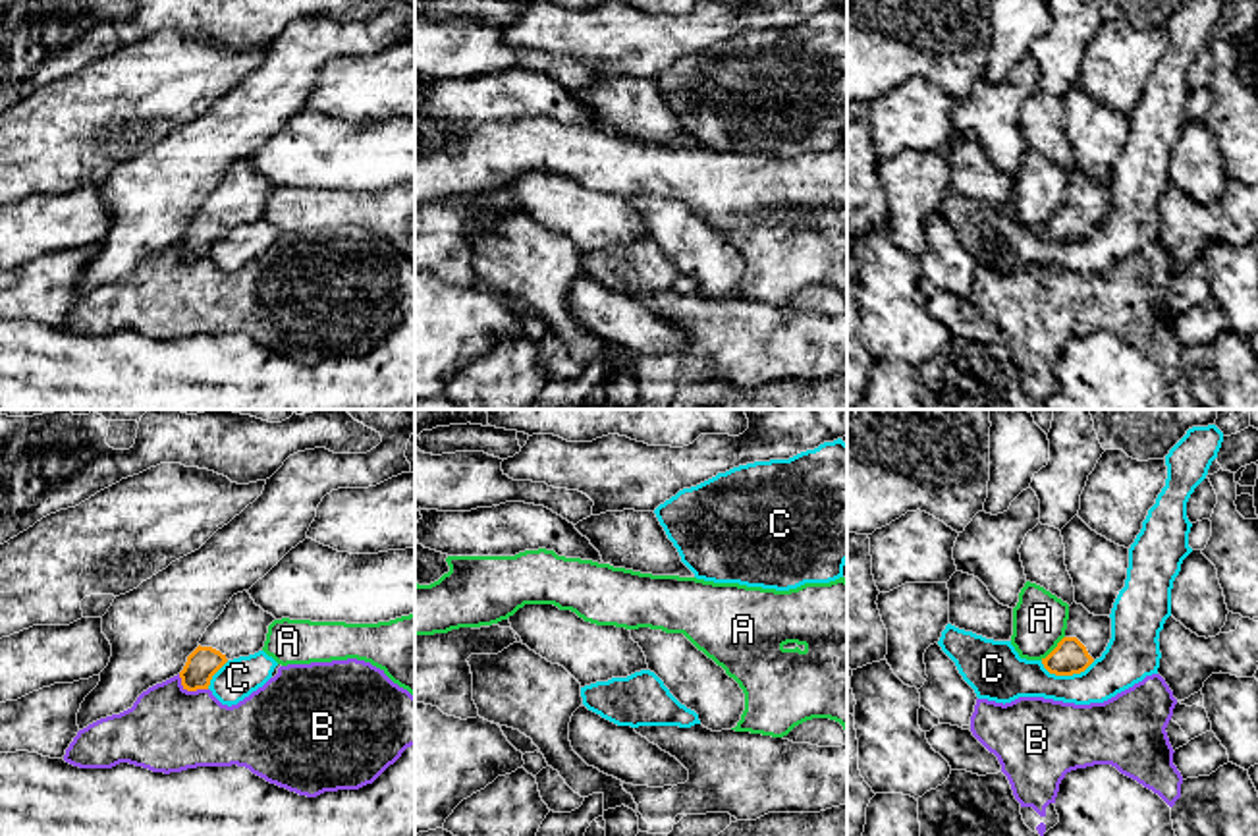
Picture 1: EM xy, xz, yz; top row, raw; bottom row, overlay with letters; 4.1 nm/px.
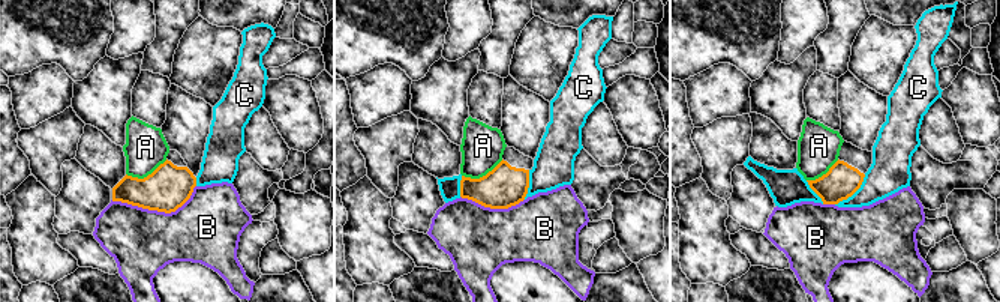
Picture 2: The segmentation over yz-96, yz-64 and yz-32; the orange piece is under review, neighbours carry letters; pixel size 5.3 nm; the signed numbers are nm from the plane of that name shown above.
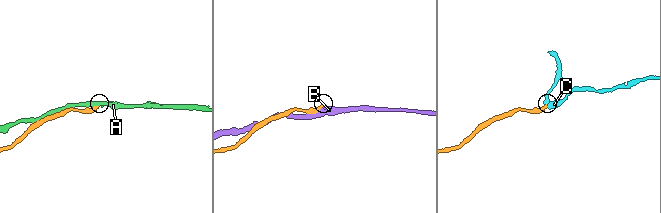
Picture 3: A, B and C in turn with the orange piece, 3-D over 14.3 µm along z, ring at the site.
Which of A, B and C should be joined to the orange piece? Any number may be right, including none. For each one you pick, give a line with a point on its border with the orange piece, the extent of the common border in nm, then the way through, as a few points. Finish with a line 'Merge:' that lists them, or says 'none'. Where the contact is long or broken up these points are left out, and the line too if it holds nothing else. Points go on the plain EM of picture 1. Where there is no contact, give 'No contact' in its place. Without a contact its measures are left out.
Merge: none

